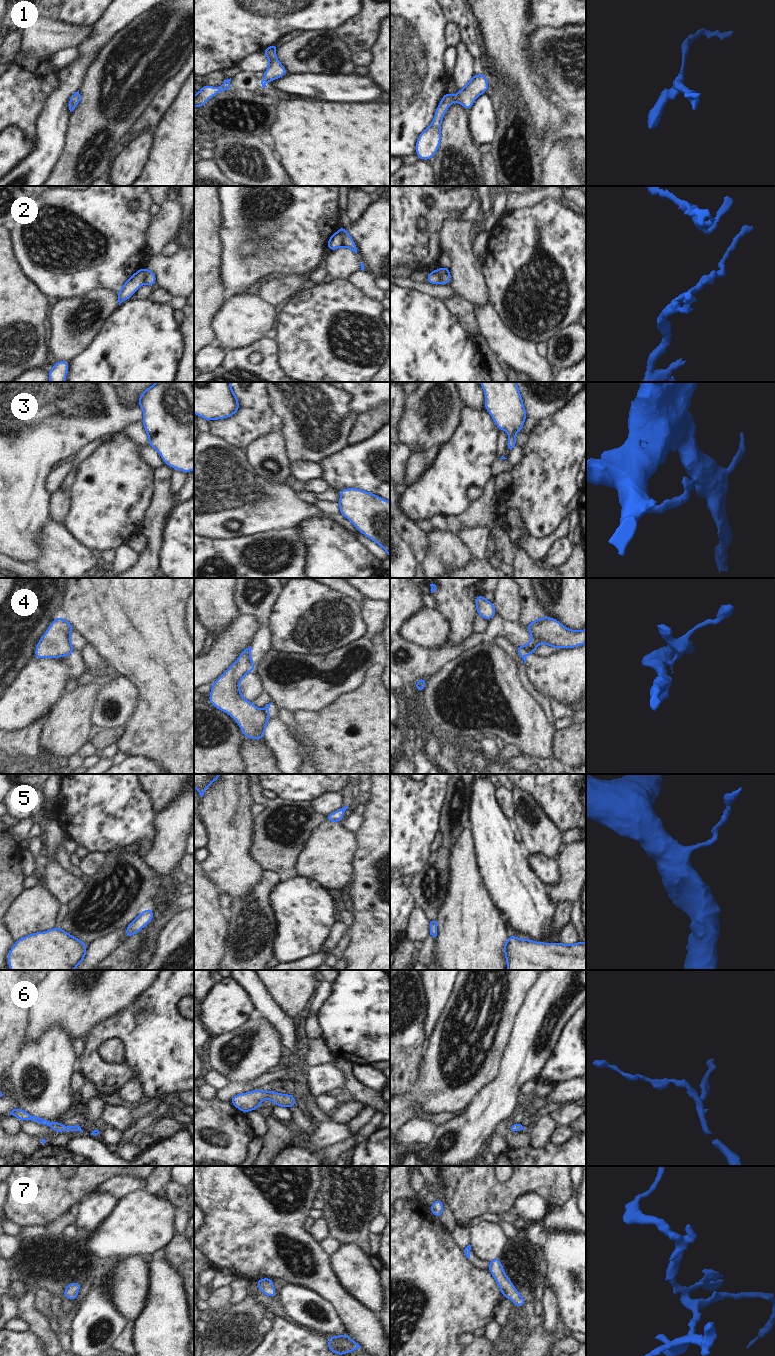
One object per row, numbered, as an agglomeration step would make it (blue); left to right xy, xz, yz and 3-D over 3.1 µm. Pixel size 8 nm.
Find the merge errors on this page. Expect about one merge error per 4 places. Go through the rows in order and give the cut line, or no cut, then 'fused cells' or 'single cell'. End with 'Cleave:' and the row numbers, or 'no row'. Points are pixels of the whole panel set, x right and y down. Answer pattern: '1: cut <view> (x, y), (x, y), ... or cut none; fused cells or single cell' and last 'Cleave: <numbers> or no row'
1: cut none; single cell
2: cut yz (437, 270), (441, 273), (440, 282); fused cells
3: cut none; single cell
4: cut xz (262, 710), (267, 721); fused cells
5: cut none; single cell
6: cut none; single cell
7: cut none; single cell
Cleave: 2, 4

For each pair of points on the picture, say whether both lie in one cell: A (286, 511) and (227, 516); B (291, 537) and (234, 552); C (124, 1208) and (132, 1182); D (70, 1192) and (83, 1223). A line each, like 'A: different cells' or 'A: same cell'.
A: same cell
B: same cell
C: different cells
D: different cells

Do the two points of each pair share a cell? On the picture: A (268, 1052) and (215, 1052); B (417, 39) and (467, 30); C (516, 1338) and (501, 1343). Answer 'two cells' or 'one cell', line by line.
A: one cell
B: two cells
C: one cell

